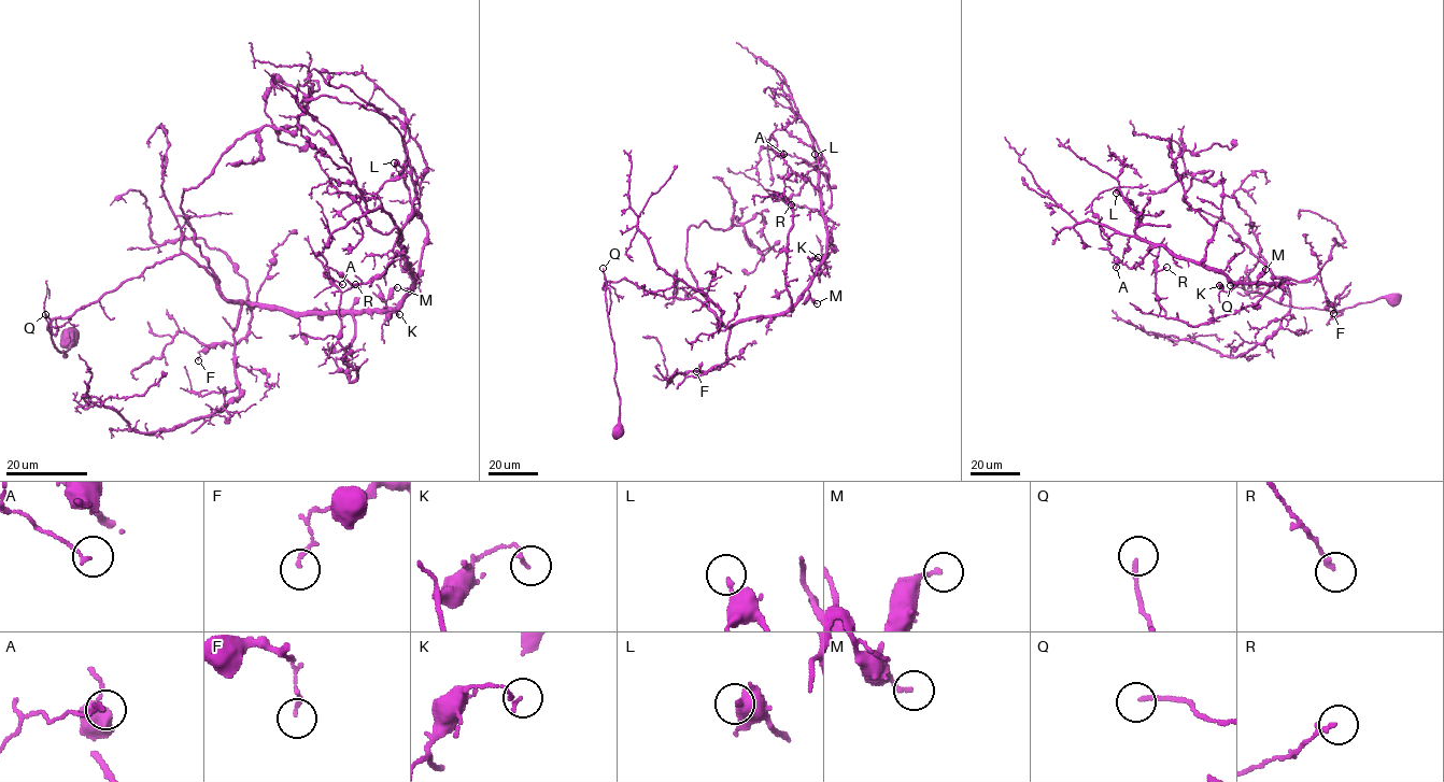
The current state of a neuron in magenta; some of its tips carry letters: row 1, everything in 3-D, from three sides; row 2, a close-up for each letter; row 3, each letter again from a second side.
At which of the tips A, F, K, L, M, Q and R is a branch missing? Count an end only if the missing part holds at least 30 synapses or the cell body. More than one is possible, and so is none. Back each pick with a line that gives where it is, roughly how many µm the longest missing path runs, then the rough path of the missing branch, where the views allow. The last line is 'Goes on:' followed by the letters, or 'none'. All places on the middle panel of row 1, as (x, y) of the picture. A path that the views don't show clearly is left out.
Q: place (603, 268); missing 7 µm
Goes on: Q

